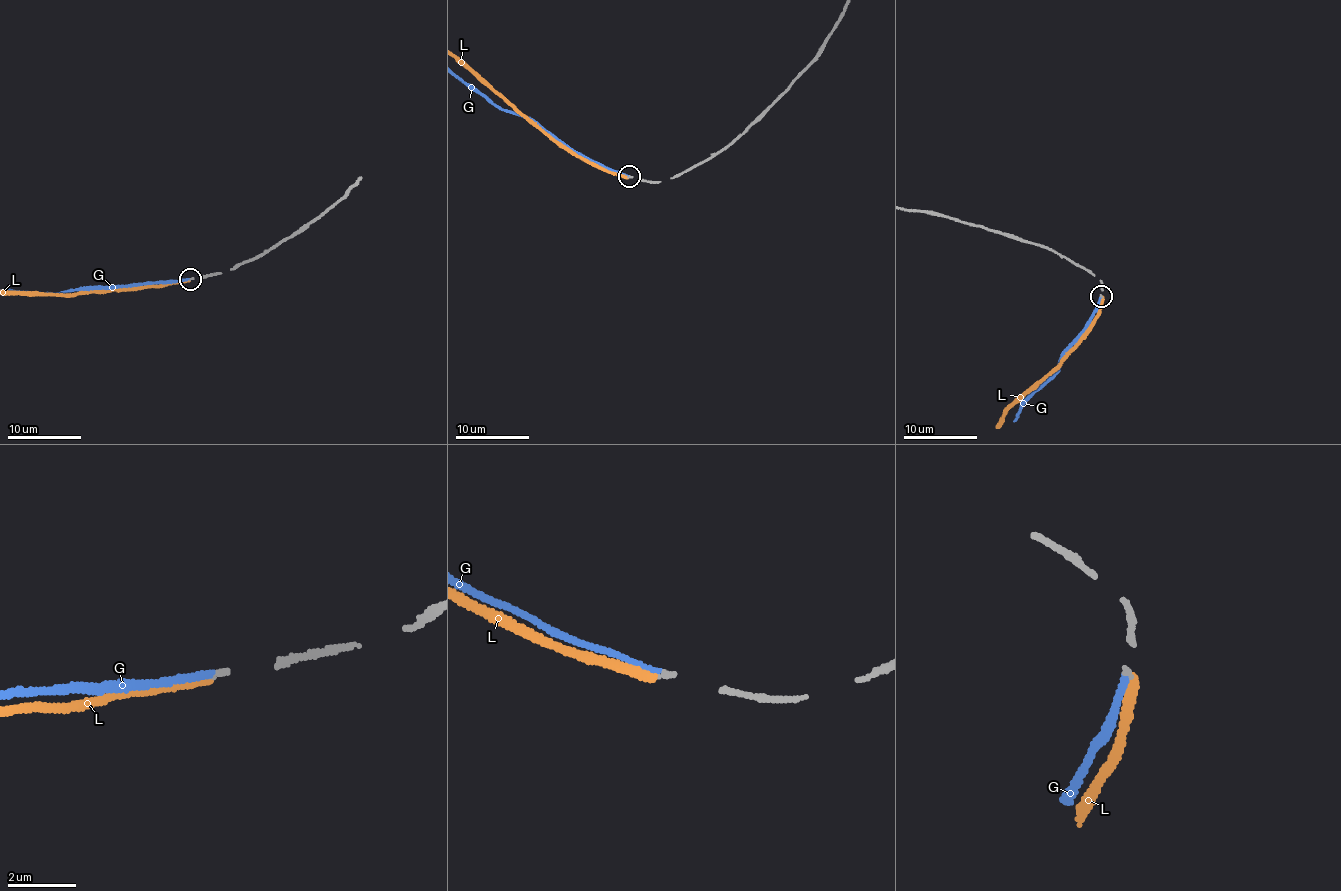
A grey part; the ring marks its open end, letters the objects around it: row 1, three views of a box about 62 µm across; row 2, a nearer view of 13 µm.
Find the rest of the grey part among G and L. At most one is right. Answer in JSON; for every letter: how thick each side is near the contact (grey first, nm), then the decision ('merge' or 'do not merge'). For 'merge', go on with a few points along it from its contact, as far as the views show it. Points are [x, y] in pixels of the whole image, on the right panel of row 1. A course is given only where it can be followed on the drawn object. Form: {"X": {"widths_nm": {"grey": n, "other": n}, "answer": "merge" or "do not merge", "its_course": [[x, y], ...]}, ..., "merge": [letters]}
{"G": {"widths_nm": {"grey": 120, "other": 180}, "answer": "merge"}, "L": {"widths_nm": {"grey": 120, "other": 280}, "answer": "do not merge"}, "merge": ["G"]}

